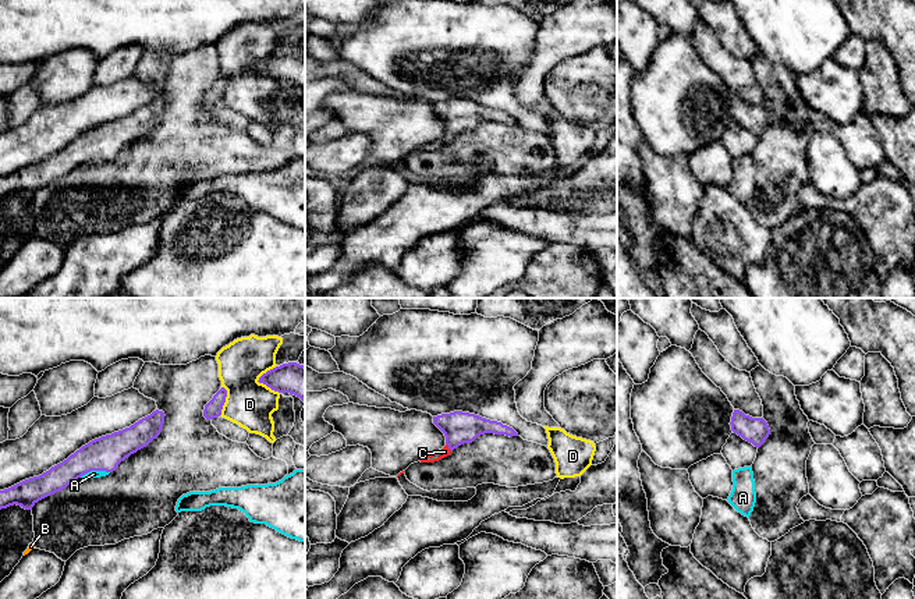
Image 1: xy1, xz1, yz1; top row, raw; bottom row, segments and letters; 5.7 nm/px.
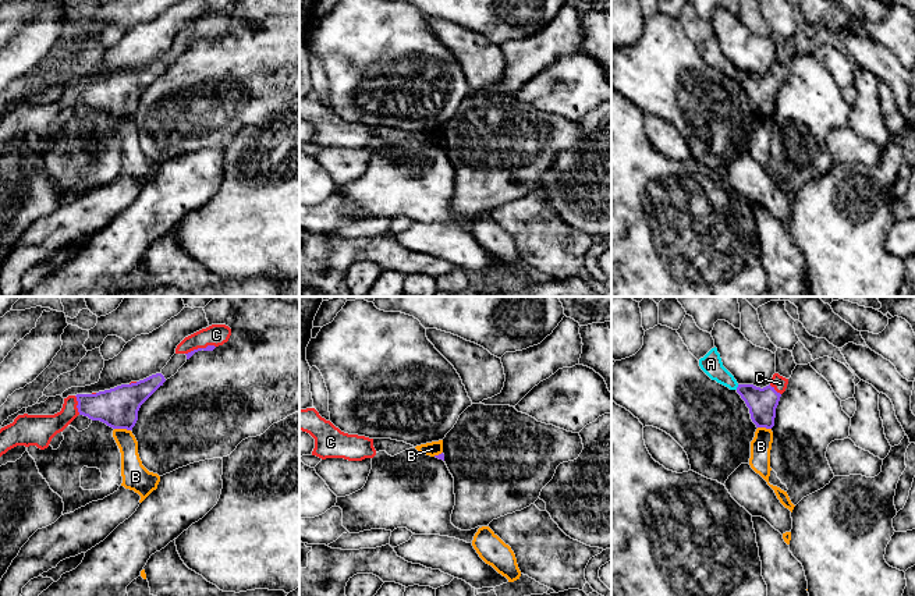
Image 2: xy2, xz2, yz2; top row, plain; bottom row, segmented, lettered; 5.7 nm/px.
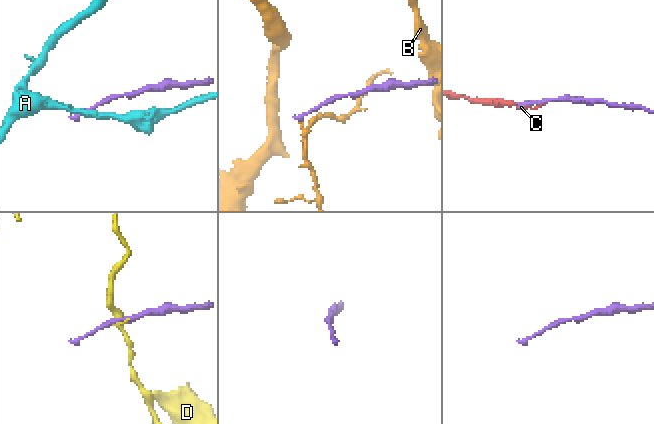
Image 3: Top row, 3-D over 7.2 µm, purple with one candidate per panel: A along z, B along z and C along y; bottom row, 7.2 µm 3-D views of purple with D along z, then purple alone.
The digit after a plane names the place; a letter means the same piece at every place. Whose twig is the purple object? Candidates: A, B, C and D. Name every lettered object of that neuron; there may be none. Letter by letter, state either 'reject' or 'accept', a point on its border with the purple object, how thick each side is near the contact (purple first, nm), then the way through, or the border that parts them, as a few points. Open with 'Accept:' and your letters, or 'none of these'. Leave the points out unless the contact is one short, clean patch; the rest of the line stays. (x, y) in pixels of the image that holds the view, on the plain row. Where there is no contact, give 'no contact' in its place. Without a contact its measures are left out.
Accept: C
A: reject | xy1 (94, 158) | 190/50 nm
B: reject | xy2 (123, 116) | 220/130 nm
C: accept | xy2 (199, 36) | 30/130 nm
D: reject | xy1 (259, 70) | 180/280 nm

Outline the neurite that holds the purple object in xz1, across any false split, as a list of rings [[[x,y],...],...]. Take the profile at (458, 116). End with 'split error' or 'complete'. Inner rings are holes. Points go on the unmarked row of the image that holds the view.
[[[454,99],[433,104],[433,111],[444,121],[446,134],[423,146],[421,150],[435,150],[453,141],[454,137],[464,131],[472,131],[478,124],[485,121],[518,124],[518,121],[501,110],[490,109],[475,102]]]; split error

